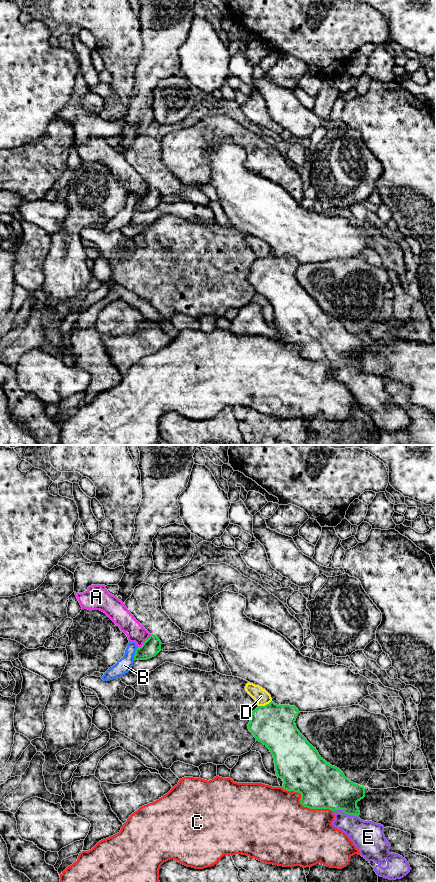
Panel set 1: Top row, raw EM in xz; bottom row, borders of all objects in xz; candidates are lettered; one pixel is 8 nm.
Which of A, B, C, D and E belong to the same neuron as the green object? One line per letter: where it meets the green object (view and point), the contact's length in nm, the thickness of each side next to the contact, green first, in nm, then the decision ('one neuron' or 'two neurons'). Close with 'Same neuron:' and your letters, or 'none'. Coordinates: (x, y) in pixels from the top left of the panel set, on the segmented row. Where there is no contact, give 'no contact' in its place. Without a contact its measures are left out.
A: contact xz (144, 642); length 170 nm; calibres 140 and 150 nm; two neurons
B: contact xz (135, 654); length 100 nm; calibres 140 and 120 nm; two neurons
C: contact xz (303, 805); length 460 nm; calibres 360 and 500 nm; two neurons
D: contact xz (265, 705); length 120 nm; calibres 340 and 120 nm; two neurons
E: contact xz (346, 813); length 220 nm; calibres 340 and 240 nm; one neuron
Same neuron: E

